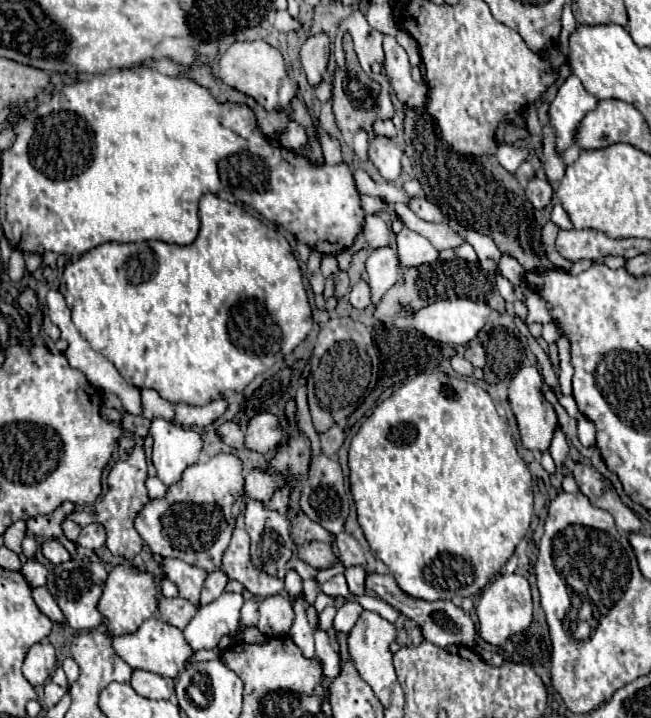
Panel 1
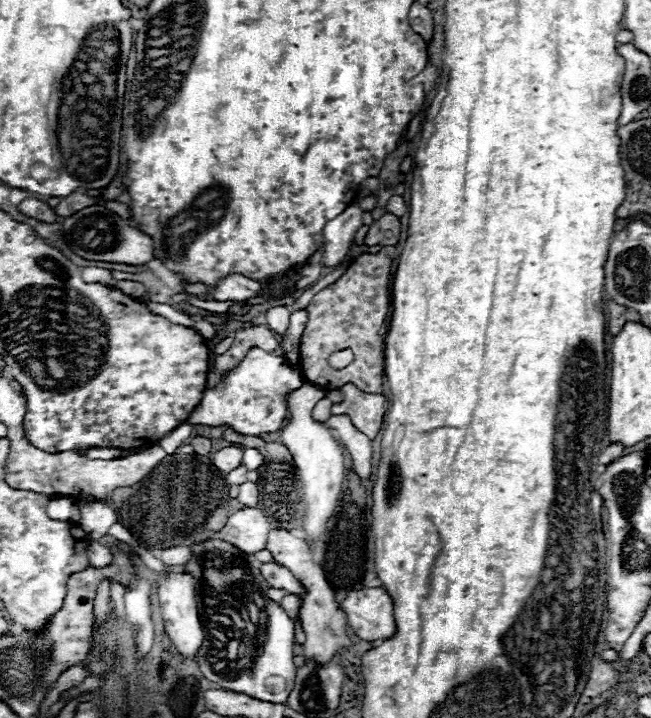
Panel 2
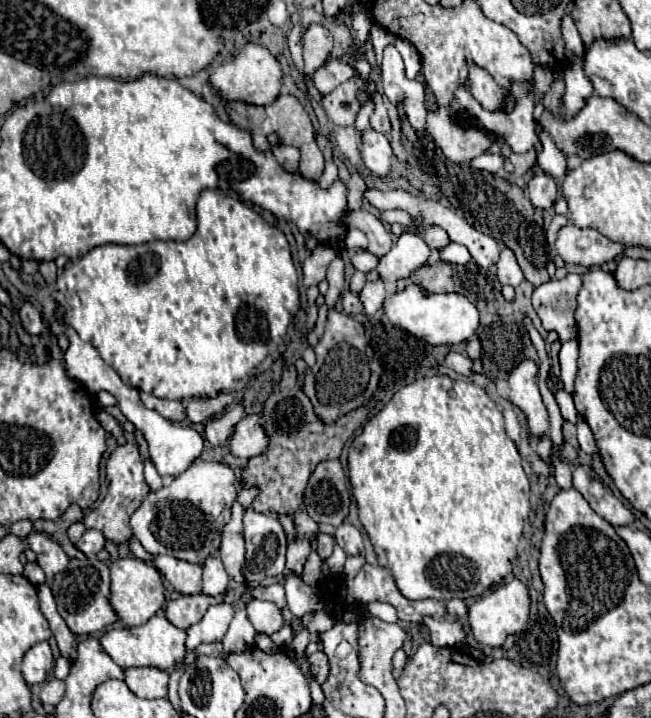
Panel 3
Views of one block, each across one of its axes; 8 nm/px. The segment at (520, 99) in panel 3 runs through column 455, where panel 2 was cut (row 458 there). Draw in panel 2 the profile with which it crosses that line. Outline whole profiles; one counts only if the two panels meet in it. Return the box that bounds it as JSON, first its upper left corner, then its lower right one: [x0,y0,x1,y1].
[82,448,122,460]

